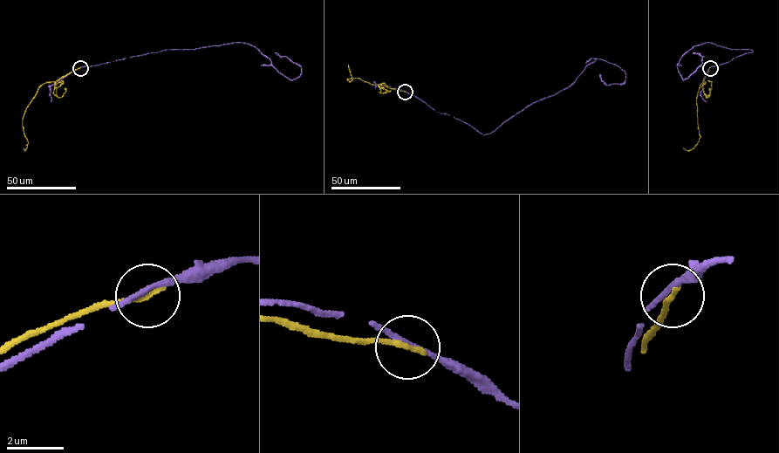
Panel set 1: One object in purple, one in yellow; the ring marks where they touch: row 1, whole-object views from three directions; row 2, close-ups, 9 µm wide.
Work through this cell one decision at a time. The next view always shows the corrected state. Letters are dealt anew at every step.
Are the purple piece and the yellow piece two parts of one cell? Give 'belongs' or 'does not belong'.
does not belong

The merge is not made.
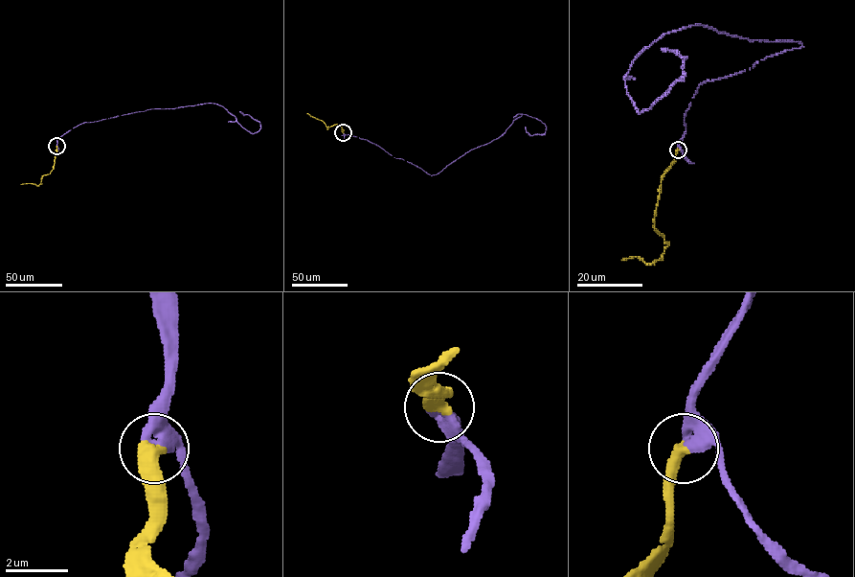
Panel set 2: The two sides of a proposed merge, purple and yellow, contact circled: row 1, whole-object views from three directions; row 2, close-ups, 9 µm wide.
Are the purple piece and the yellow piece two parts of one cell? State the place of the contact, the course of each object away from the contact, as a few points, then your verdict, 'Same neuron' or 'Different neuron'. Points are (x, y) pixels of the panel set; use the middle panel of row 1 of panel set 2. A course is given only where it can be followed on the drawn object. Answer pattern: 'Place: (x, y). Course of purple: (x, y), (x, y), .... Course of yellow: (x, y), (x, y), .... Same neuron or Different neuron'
Place: (343, 132). Course of purple: (343, 132), (376, 144), (431, 175), (500, 136), (523, 114), (540, 120), (546, 131), (530, 135), (525, 126). Course of yellow: (343, 132), (338, 125), (327, 128), (323, 122), (307, 113). Same neuron

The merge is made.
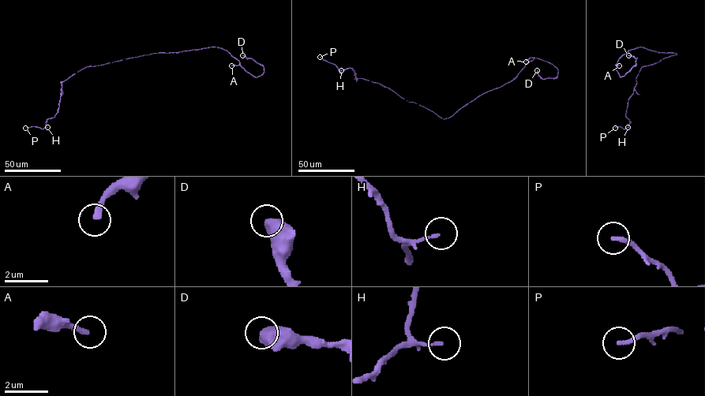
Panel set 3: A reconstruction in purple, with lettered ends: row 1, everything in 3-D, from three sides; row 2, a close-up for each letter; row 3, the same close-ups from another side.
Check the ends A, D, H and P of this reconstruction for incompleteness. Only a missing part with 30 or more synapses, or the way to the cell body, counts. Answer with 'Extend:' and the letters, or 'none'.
Extend: A

